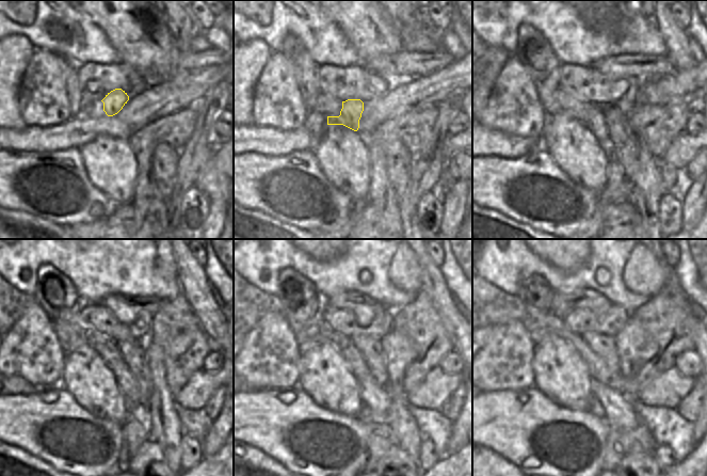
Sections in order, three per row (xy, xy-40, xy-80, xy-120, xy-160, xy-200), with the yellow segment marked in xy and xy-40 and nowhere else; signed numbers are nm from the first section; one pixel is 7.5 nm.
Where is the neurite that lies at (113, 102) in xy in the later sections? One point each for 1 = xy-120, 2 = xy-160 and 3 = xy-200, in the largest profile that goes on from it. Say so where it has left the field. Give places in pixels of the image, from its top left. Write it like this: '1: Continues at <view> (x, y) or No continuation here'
1: Continues at xy-120 (127, 384)
2: Continues at xy-160 (375, 397)
3: Continues at xy-200 (620, 415)

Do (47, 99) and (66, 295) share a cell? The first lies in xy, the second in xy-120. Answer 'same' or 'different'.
different

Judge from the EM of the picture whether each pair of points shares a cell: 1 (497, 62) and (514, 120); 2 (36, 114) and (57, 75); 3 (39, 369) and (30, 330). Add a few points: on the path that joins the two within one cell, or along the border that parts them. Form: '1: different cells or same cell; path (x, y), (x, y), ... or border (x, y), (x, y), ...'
1: different cells; border (511, 54), (489, 93)
2: same cell; path (41, 105), (43, 89), (47, 84)
3: same cell; path (39, 360), (38, 353), (32, 347), (32, 339)

